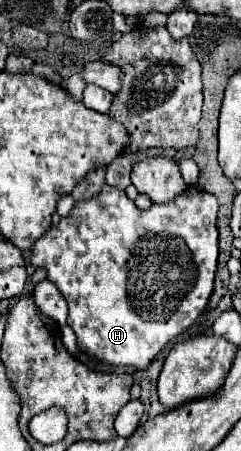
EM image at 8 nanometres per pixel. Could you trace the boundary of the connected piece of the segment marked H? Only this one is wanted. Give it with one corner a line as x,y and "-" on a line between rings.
103,184
101,192
85,202
79,202
73,206
73,210
69,212
69,216
63,216
61,222
57,226
51,226
51,230
47,230
47,234
41,236
41,240
37,240
37,244
33,244
31,248
31,266
33,268
43,268
47,272
47,280
53,282
59,292
65,296
67,304
69,304
69,320
67,324
73,328
75,336
77,336
77,344
79,348
101,360
107,364
115,364
115,366
133,366
137,370
145,370
151,360
177,336
181,334
185,328
189,328
207,308
209,296
213,292
213,280
215,280
215,268
217,268
217,256
219,256
219,248
217,248
217,198
209,192
199,190
197,186
191,186
187,190
183,190
177,198
173,198
173,202
165,202
165,204
153,204
149,210
141,210
135,206
133,200
127,198
125,190
119,190
115,186

